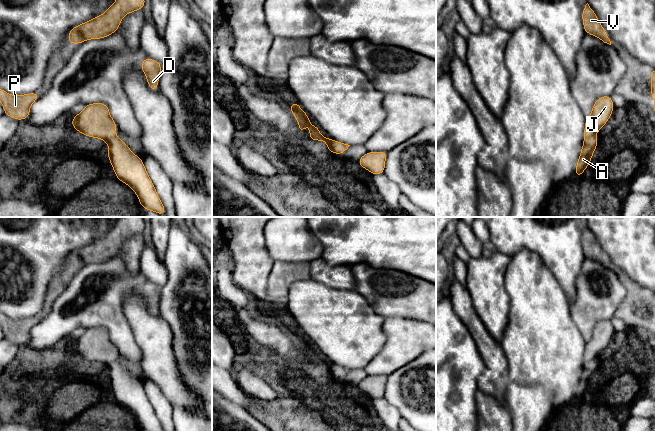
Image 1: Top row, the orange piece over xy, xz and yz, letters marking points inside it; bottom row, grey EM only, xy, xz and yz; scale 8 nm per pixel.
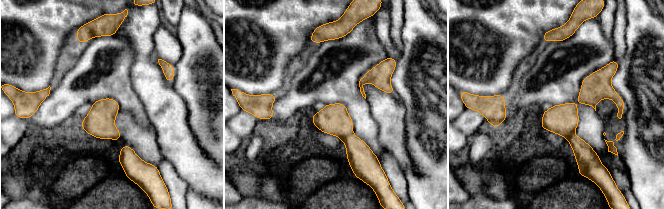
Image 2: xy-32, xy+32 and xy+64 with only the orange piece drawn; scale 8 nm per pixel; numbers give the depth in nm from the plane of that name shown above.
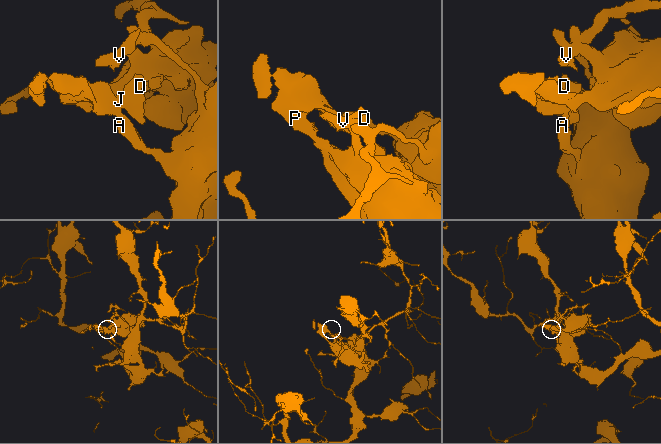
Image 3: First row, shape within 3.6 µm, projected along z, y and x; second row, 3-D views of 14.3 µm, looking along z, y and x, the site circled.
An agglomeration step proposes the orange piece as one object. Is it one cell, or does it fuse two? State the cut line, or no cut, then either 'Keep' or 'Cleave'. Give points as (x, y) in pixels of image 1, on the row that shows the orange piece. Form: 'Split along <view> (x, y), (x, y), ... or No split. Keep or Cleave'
Split along xz (335, 141), (331, 151). Cleave

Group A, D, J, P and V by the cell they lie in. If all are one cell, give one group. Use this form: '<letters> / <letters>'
A / D J P V

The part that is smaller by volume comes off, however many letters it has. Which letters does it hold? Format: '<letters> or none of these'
D, J, P, V

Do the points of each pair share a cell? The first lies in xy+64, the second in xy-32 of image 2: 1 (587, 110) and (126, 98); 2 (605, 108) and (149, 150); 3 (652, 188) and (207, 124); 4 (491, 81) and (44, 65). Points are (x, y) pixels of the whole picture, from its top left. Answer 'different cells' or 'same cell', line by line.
1: same cell
2: different cells
3: same cell
4: same cell

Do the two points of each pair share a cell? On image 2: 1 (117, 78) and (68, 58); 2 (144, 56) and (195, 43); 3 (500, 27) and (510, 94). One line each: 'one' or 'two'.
1: two
2: two
3: two

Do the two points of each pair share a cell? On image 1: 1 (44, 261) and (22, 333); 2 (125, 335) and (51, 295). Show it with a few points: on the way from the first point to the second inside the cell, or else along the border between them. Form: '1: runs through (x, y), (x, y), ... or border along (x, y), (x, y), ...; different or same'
1: border along (44, 301), (43, 308), (35, 315), (10, 318); different
2: border along (71, 280), (43, 318); different

